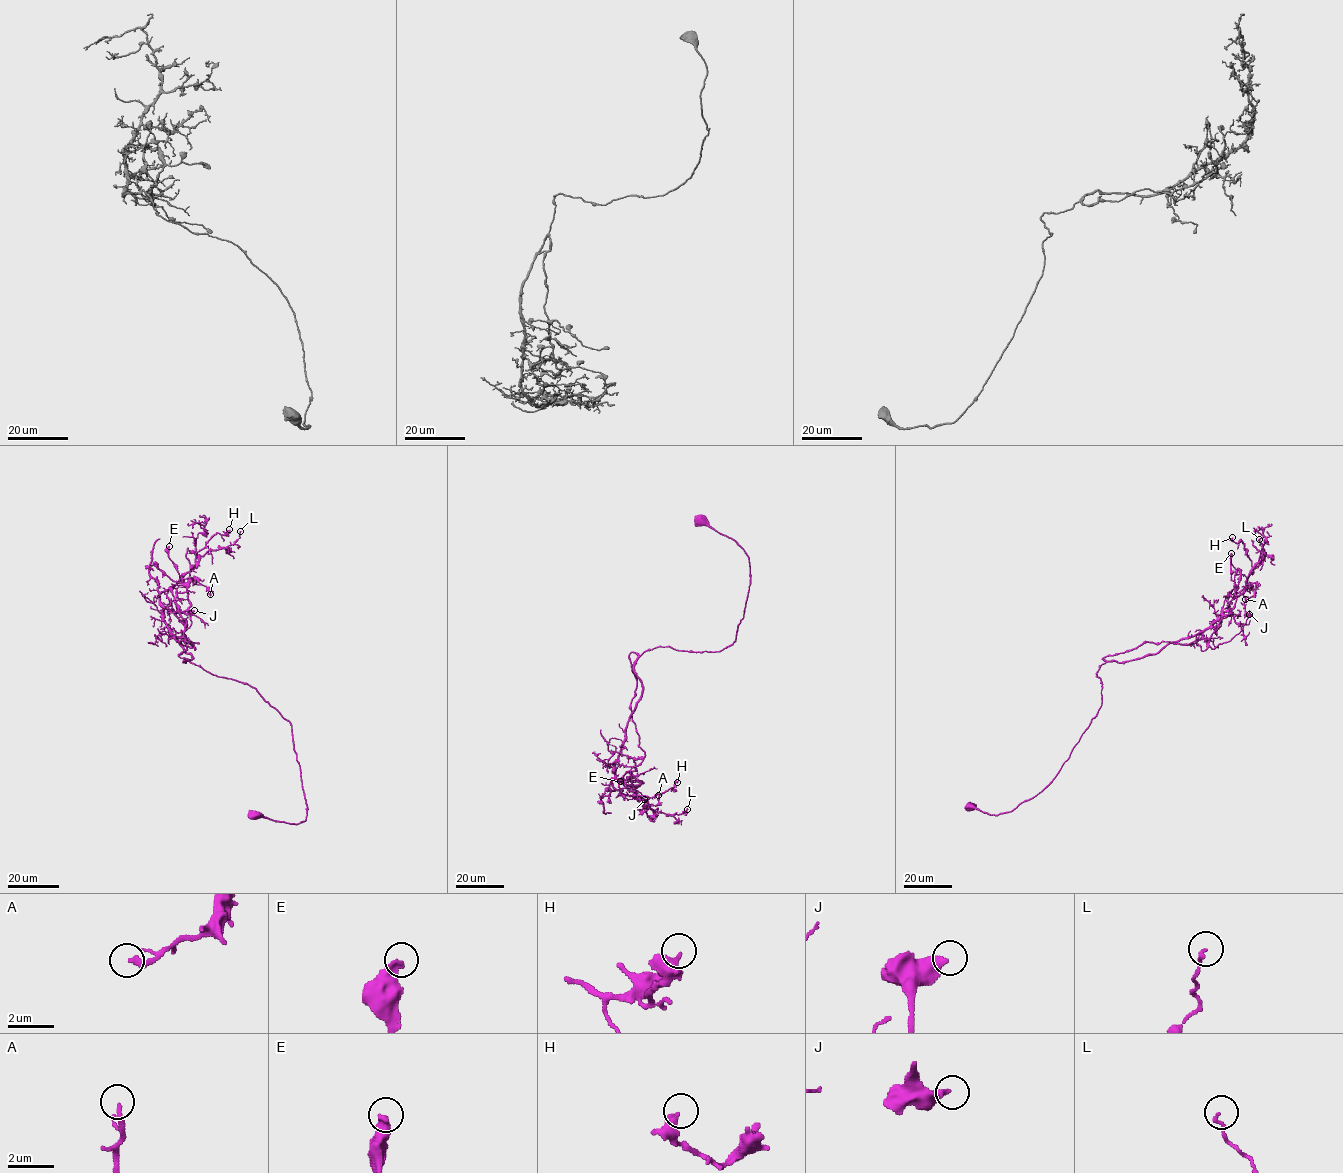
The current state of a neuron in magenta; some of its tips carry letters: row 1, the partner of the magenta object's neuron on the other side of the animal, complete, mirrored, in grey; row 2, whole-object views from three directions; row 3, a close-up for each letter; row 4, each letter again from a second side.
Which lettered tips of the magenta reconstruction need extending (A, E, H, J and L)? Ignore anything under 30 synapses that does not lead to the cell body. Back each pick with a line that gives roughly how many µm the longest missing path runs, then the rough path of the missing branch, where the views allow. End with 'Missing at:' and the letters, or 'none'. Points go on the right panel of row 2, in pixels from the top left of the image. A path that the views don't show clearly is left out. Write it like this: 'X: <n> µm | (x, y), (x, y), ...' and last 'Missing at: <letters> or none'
Missing at: none

